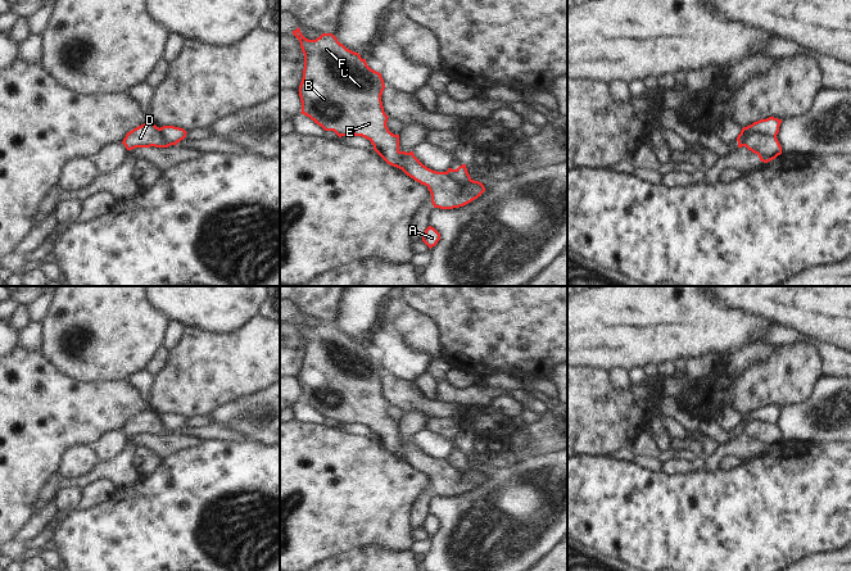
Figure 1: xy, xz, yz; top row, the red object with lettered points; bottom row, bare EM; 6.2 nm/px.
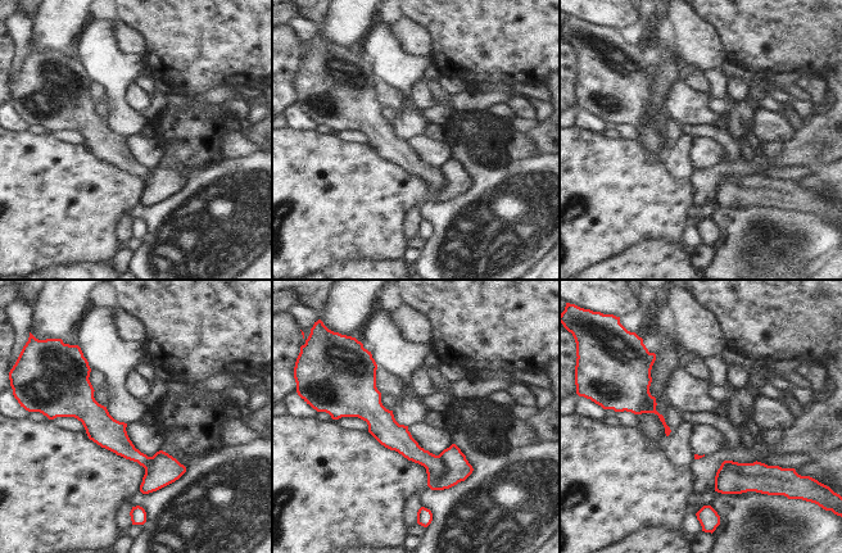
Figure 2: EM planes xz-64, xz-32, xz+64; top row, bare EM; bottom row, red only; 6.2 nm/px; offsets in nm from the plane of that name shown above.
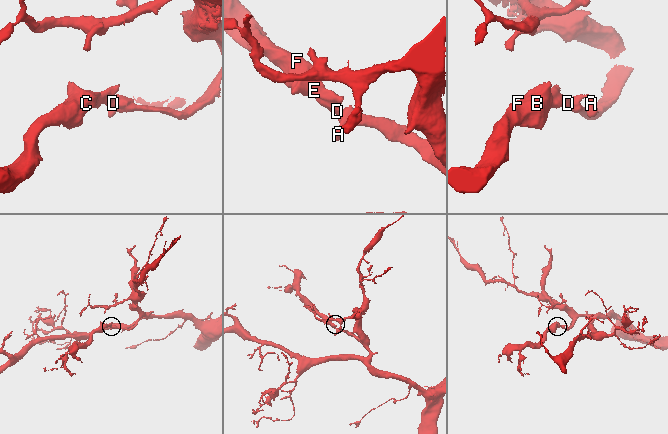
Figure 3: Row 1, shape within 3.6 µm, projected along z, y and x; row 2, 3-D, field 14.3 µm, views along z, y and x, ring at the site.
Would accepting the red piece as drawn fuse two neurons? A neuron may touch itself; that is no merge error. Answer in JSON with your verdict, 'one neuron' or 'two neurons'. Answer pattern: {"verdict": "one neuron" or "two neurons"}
{"verdict": "two neurons"}

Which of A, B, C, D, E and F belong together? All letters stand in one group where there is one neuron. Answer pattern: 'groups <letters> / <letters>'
groups A / B C D E F

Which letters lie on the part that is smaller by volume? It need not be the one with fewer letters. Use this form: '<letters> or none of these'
A

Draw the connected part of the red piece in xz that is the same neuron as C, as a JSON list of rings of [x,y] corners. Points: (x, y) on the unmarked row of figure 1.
[[[299,314],[293,318],[304,341],[303,366],[299,373],[302,402],[309,404],[325,418],[334,418],[339,425],[347,422],[362,423],[371,429],[374,438],[390,453],[402,457],[415,468],[425,472],[431,481],[434,495],[453,497],[477,486],[485,475],[475,468],[467,481],[460,480],[460,473],[445,459],[436,459],[424,453],[413,441],[399,438],[399,422],[389,418],[388,403],[384,399],[381,382],[385,376],[381,361],[371,357],[366,346],[347,336],[332,321],[322,321],[316,327],[305,326]]]

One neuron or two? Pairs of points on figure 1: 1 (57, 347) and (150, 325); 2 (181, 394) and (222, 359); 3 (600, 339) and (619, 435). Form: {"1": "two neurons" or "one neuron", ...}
{"1": "one neuron", "2": "one neuron", "3": "two neurons"}

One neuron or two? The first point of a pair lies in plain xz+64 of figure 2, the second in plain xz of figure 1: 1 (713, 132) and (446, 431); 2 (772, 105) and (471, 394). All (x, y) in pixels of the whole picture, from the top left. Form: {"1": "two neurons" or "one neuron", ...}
{"1": "one neuron", "2": "two neurons"}

